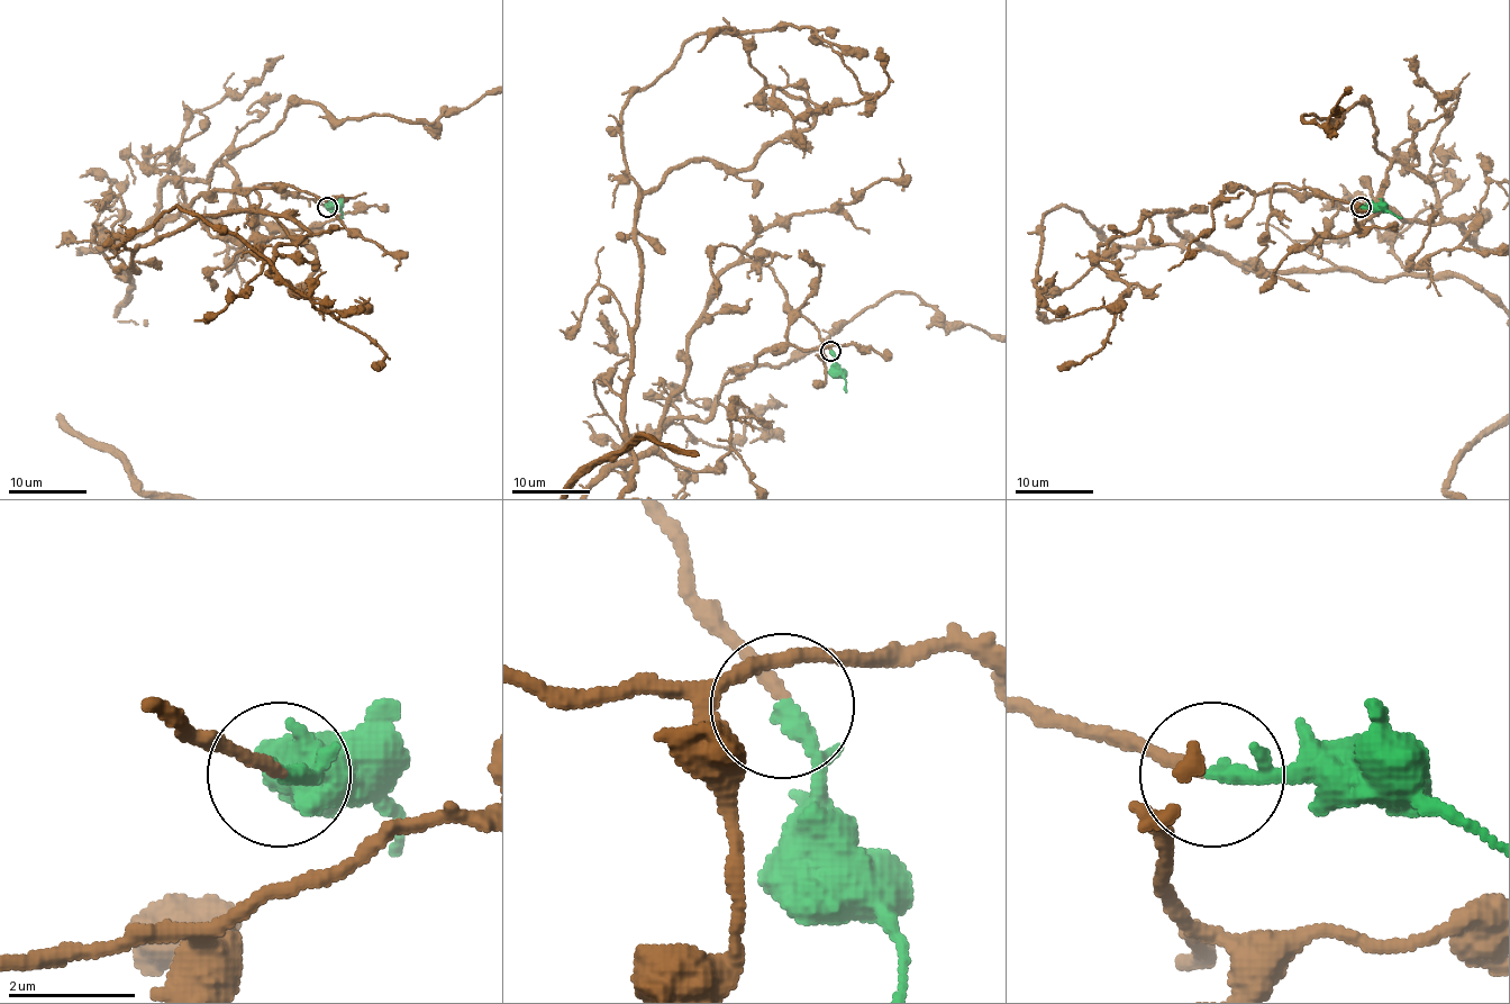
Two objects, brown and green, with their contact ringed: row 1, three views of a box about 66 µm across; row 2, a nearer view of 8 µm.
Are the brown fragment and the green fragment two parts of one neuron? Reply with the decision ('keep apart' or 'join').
join

